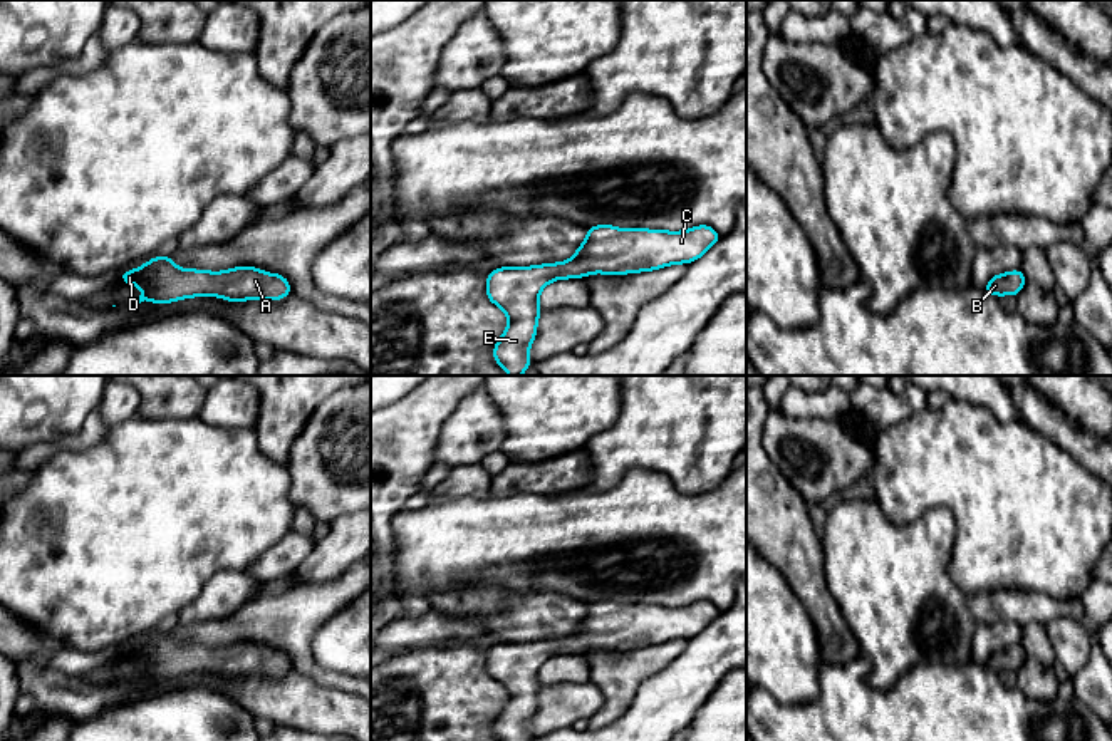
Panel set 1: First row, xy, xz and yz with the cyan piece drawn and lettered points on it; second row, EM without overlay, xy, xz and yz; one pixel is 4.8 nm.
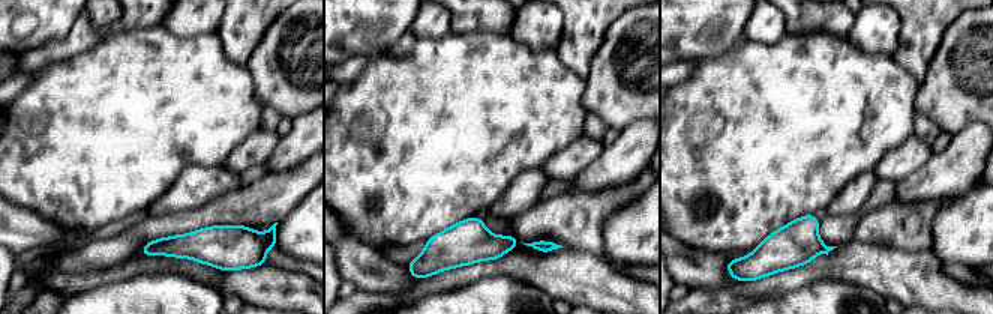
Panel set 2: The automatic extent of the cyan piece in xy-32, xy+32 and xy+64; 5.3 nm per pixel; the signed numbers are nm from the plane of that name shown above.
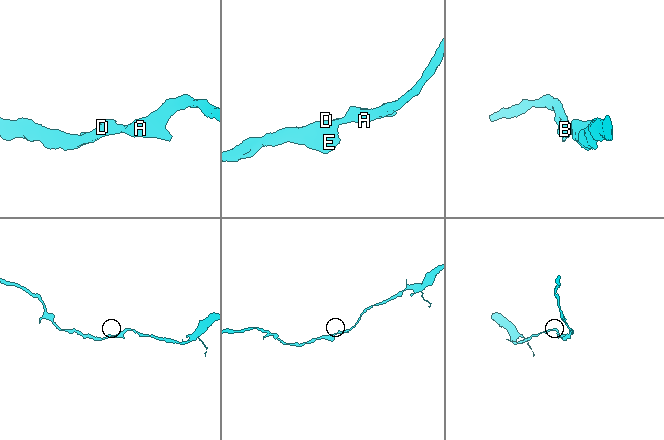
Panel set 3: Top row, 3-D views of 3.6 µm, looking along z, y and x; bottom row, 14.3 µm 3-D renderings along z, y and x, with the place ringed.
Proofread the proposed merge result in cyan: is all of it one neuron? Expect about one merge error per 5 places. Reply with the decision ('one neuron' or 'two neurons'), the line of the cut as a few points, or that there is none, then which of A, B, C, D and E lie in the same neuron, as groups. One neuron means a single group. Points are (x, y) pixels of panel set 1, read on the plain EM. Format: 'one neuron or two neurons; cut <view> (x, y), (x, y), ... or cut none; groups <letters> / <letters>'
one neuron; cut none; groups A B C D E

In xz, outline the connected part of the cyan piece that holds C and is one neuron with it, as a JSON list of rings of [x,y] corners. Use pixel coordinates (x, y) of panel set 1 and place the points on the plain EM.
[[[708,600],[686,607],[587,604],[587,615],[572,635],[535,642],[503,642],[486,650],[486,672],[508,692],[508,702],[495,719],[493,734],[500,741],[532,741],[530,719],[542,689],[538,669],[553,656],[585,654],[589,649],[622,650],[659,645],[676,639],[693,639],[721,610]]]

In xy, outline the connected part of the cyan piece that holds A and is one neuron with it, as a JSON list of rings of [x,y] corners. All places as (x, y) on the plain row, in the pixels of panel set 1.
[[[154,632],[136,645],[119,650],[124,659],[139,661],[144,669],[138,672],[141,677],[169,679],[188,672],[223,672],[226,677],[242,676],[282,676],[292,669],[292,662],[283,650],[267,649],[255,642],[235,642],[226,647],[183,645],[178,644],[171,632]]]

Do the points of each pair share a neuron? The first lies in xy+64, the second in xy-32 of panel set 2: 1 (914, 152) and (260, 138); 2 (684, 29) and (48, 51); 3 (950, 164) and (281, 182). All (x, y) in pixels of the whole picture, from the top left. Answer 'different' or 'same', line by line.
1: same
2: different
3: different

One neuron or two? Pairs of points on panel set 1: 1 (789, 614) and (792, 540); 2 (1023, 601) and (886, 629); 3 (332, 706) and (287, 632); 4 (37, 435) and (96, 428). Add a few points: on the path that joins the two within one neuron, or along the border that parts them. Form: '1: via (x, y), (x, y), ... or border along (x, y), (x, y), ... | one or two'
1: border along (763, 559), (782, 575), (812, 621) | two
2: border along (966, 597), (966, 607), (976, 624) | two
3: border along (292, 666), (314, 679) | two
4: border along (96, 408), (77, 430), (41, 443) | two

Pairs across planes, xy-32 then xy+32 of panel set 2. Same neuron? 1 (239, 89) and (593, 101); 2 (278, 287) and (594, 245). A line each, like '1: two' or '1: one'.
1: two
2: two

